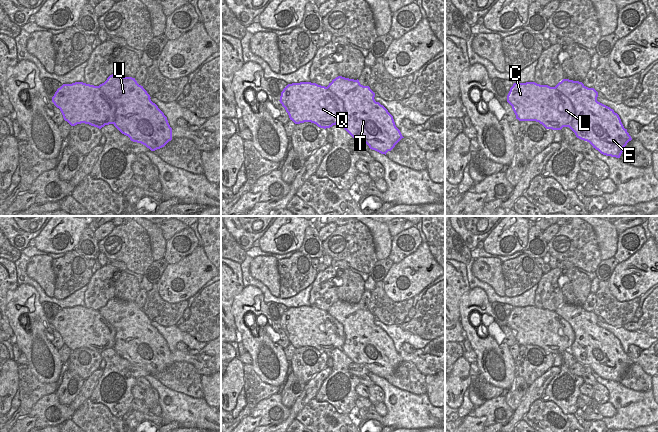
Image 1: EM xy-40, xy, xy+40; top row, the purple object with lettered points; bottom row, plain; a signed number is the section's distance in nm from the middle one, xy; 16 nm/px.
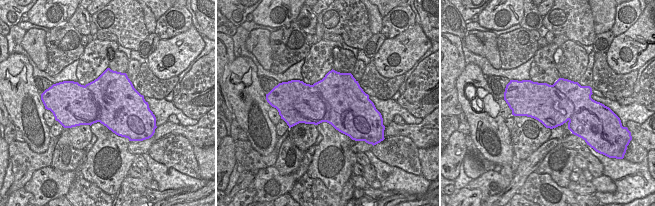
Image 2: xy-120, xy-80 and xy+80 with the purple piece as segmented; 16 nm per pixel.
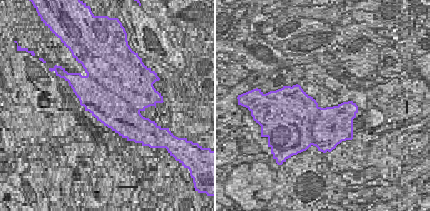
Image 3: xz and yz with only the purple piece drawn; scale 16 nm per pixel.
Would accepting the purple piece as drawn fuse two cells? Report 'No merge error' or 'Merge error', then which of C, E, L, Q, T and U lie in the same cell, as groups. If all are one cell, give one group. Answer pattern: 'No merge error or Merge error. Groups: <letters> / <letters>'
Merge error. Groups: C L Q / E T U

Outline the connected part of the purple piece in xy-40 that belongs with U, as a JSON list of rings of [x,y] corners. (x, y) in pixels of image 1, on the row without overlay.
[[[114,297],[99,312],[116,329],[114,350],[131,365],[155,375],[172,364],[167,341],[135,302]]]

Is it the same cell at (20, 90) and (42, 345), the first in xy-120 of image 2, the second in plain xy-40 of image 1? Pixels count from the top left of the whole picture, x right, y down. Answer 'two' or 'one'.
one

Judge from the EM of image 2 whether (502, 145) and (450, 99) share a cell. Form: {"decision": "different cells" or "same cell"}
{"decision": "different cells"}

